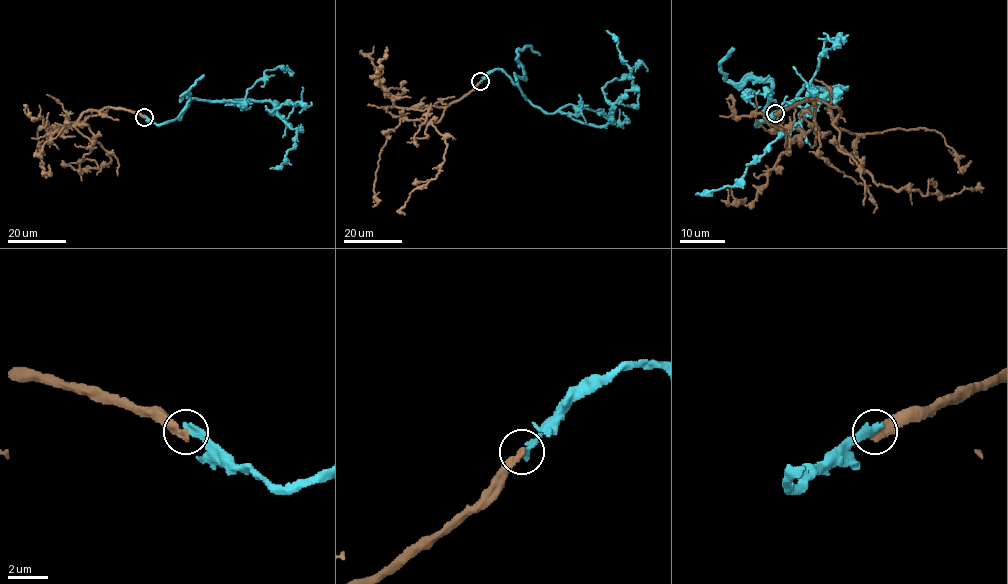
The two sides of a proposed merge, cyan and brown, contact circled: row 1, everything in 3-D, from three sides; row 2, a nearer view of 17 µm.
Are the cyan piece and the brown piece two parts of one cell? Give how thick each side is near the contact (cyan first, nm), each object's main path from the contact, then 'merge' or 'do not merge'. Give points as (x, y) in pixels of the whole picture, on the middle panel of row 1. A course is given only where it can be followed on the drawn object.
calibres 400 and 400 nm; course cyan (480, 81), (500, 69), (547, 113), (604, 126), (610, 107), (632, 86), (631, 69), (606, 30); course brown (480, 81), (439, 120), (420, 121), (431, 123), (447, 146), (439, 172), (410, 193), (400, 209), (405, 214); do not merge

